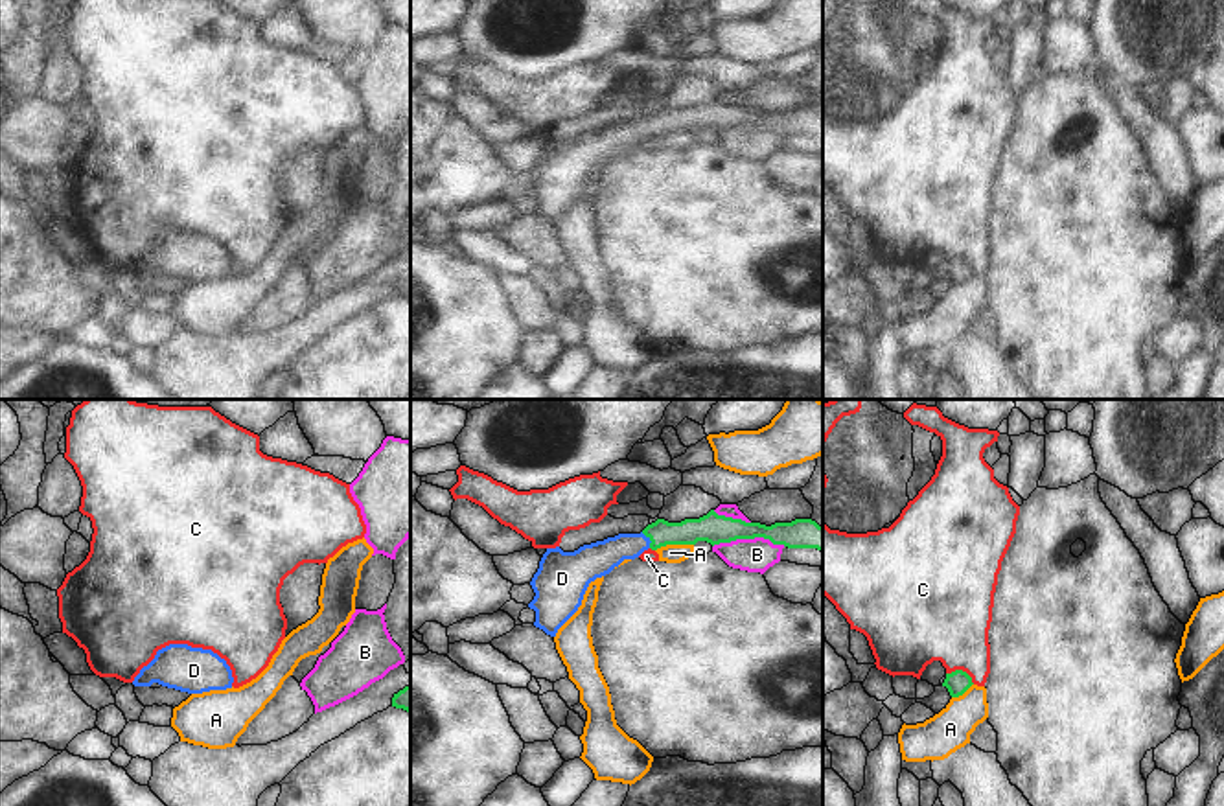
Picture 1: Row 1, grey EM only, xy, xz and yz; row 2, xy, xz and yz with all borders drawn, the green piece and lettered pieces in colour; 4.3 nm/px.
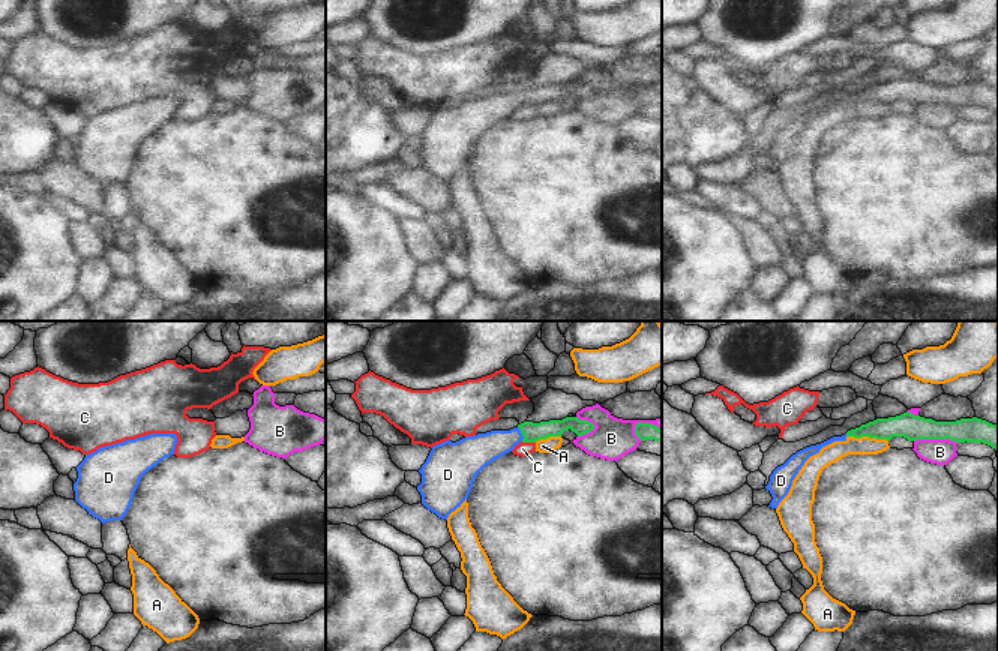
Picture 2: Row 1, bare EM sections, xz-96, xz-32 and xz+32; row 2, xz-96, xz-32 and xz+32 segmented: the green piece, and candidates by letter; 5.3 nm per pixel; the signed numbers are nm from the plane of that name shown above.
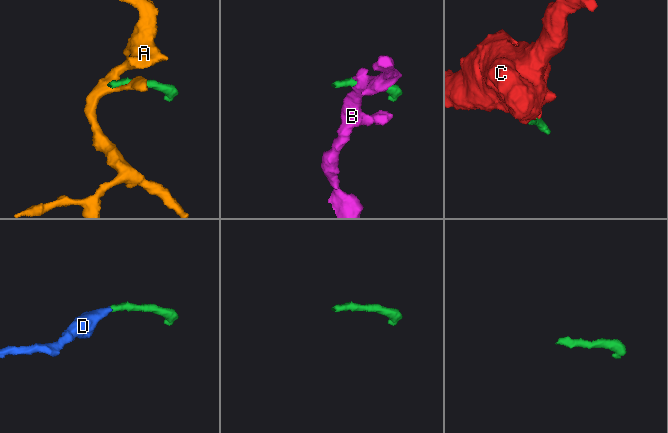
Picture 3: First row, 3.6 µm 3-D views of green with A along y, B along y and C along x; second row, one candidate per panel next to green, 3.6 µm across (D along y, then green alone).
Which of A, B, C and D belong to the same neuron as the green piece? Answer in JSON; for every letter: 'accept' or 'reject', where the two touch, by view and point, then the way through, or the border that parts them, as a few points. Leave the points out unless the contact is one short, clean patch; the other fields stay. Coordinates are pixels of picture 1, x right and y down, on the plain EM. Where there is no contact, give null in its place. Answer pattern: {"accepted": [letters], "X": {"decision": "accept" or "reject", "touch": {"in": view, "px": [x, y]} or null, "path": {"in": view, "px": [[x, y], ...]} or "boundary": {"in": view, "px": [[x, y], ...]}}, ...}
{"accepted": ["D"], "A": {"decision": "reject", "touch": {"in": "xz", "px": [674, 131]}, "boundary": {"in": "xz", "px": [[692, 131], [667, 131], [656, 138]]}}, "B": {"decision": "reject", "touch": {"in": "xz", "px": [748, 126]}, "boundary": {"in": "xz", "px": [[785, 133], [773, 133], [762, 126], [737, 126], [713, 135]]}}, "C": {"decision": "reject", "touch": {"in": "yz", "px": [961, 258]}, "boundary": {"in": "yz", "px": [[946, 260], [963, 258], [974, 271]]}}, "D": {"decision": "accept", "touch": {"in": "xz", "px": [650, 127]}, "path": {"in": "xz", "px": [[661, 120], [650, 127], [619, 135], [597, 148]]}}}

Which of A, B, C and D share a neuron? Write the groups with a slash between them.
A / B / C / D

